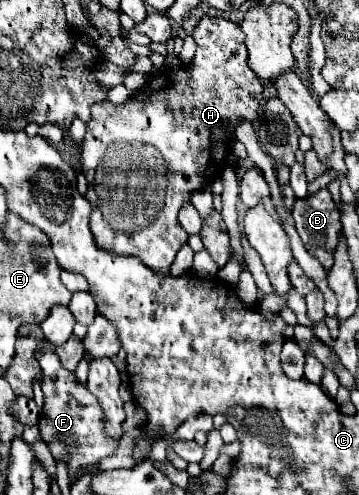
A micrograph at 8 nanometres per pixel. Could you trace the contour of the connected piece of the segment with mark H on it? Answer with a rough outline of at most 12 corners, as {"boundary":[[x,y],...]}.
{"boundary":[[193,30],[191,64],[93,104],[91,232],[169,272],[177,212],[259,118],[245,32]]}

